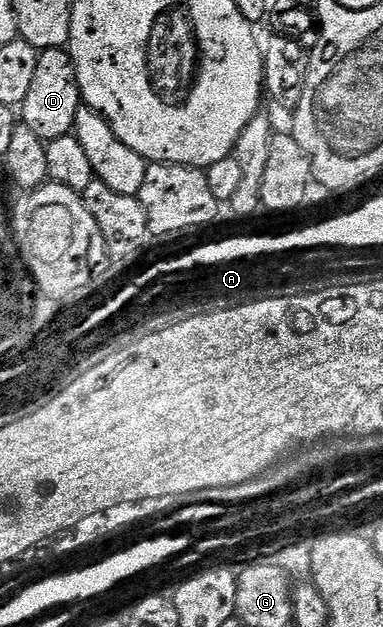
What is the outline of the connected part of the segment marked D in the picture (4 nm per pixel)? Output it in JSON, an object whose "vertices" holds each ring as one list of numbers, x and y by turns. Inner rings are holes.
{"vertices":[[57,47,41,52,36,61,36,77,28,89,20,108,21,122,32,129,43,141,71,134,76,121,76,113,82,103,82,93,78,89,78,78,69,50]]}

